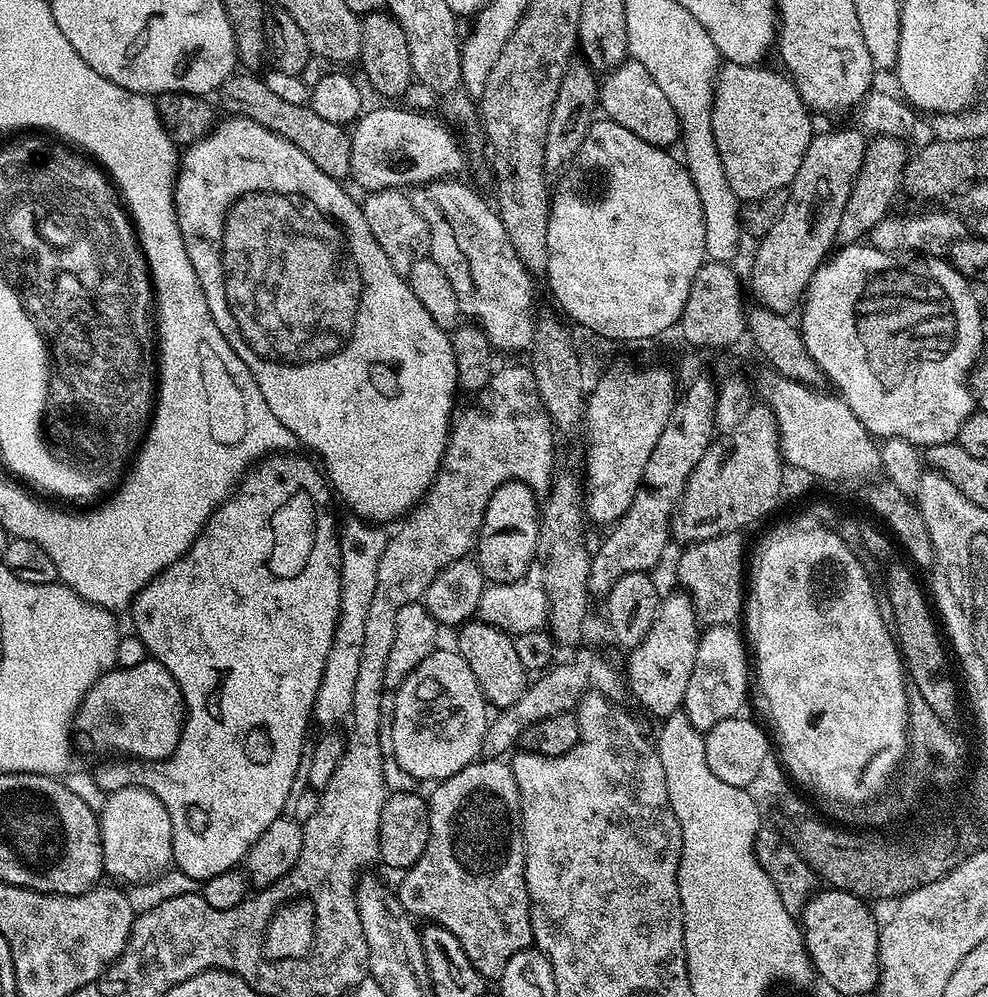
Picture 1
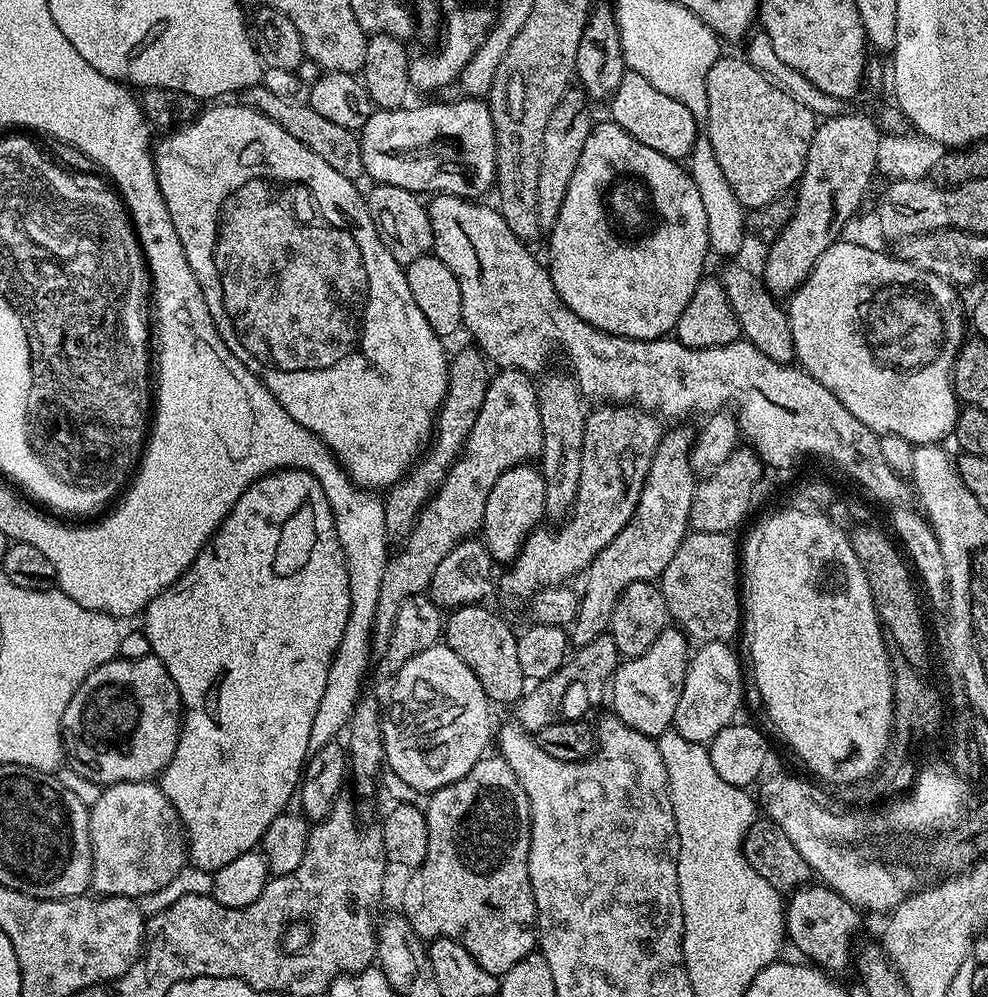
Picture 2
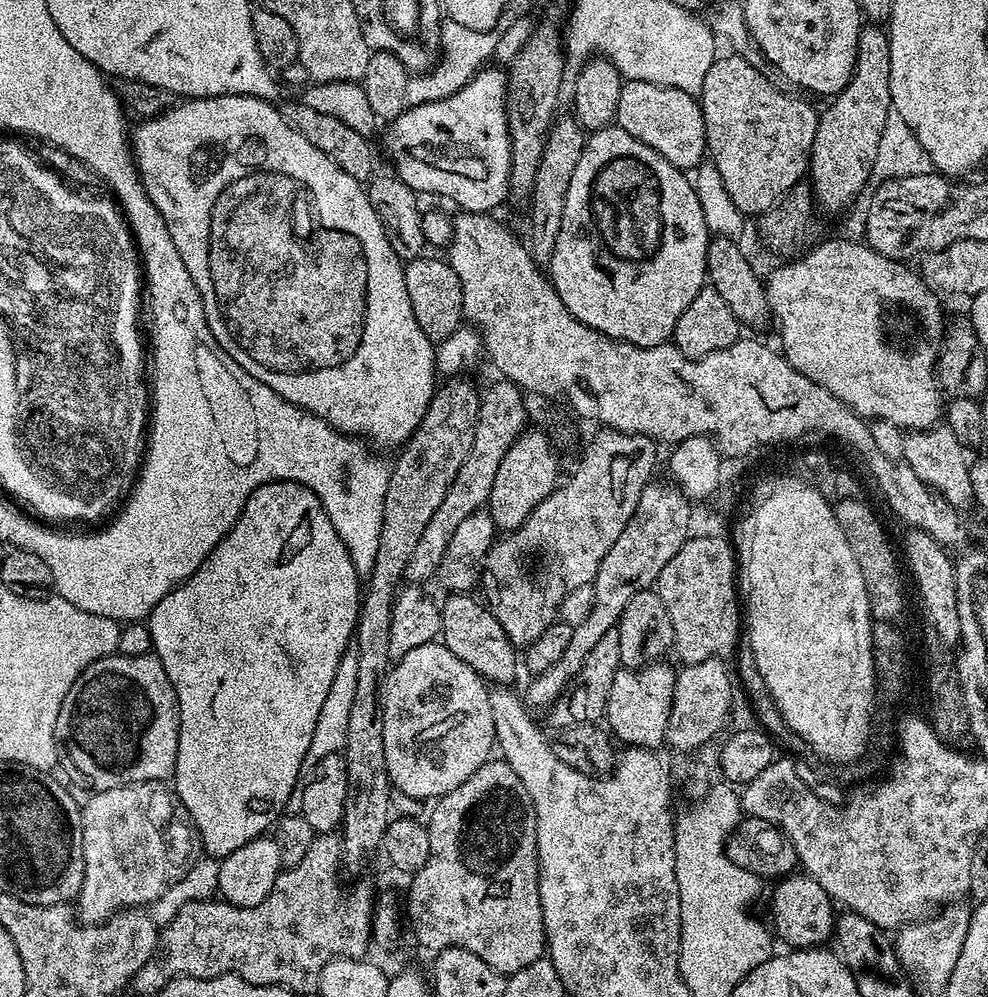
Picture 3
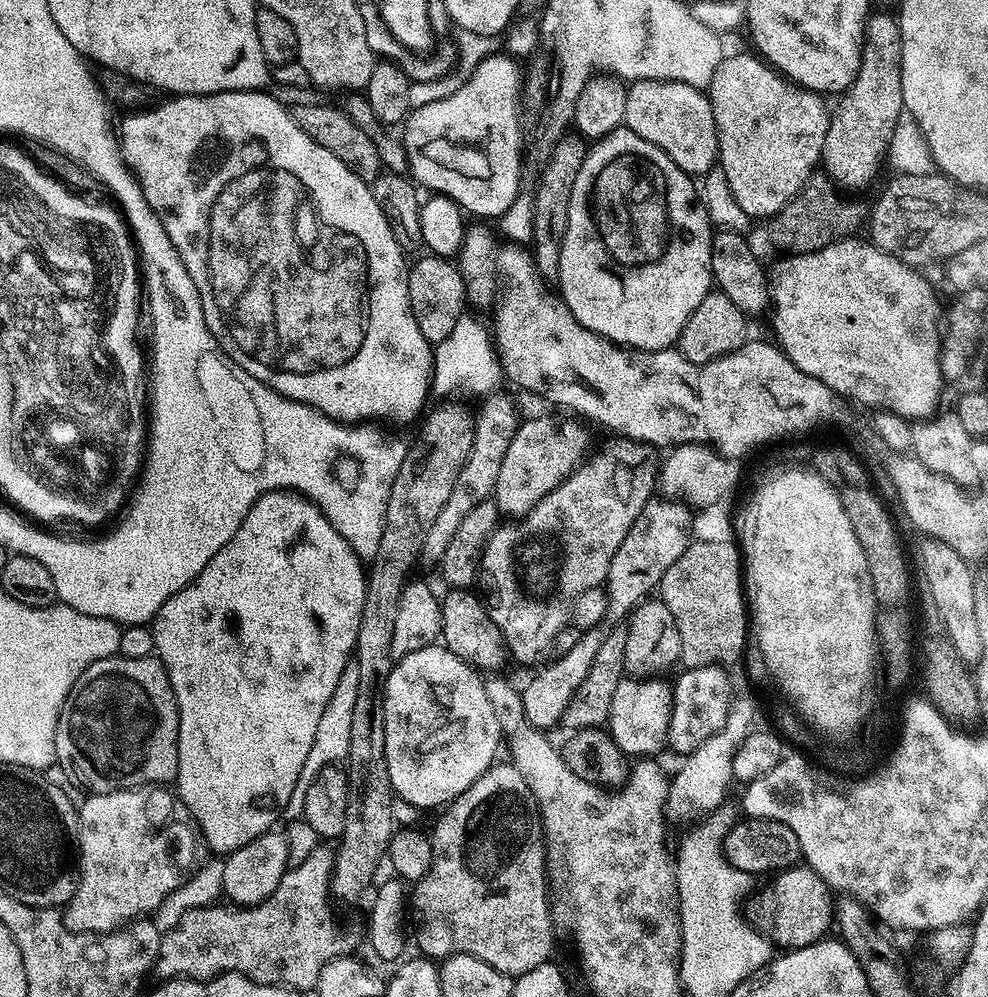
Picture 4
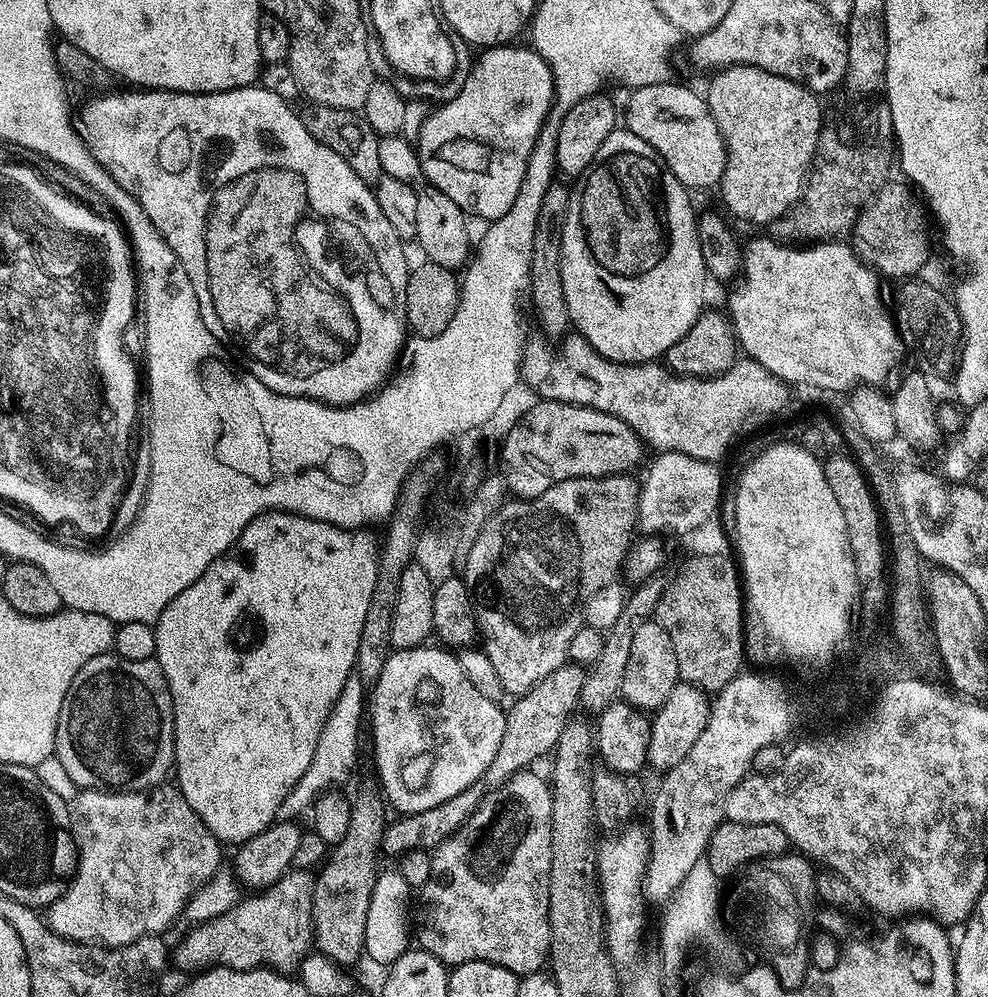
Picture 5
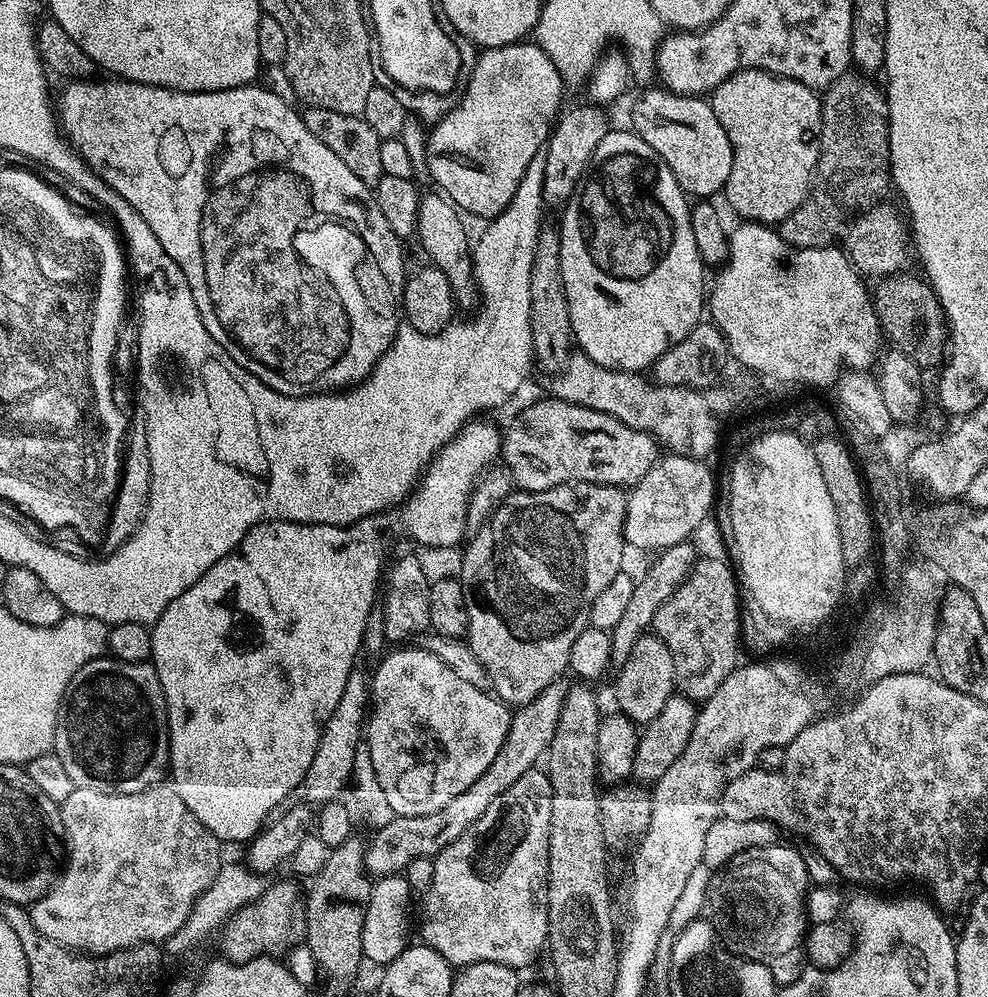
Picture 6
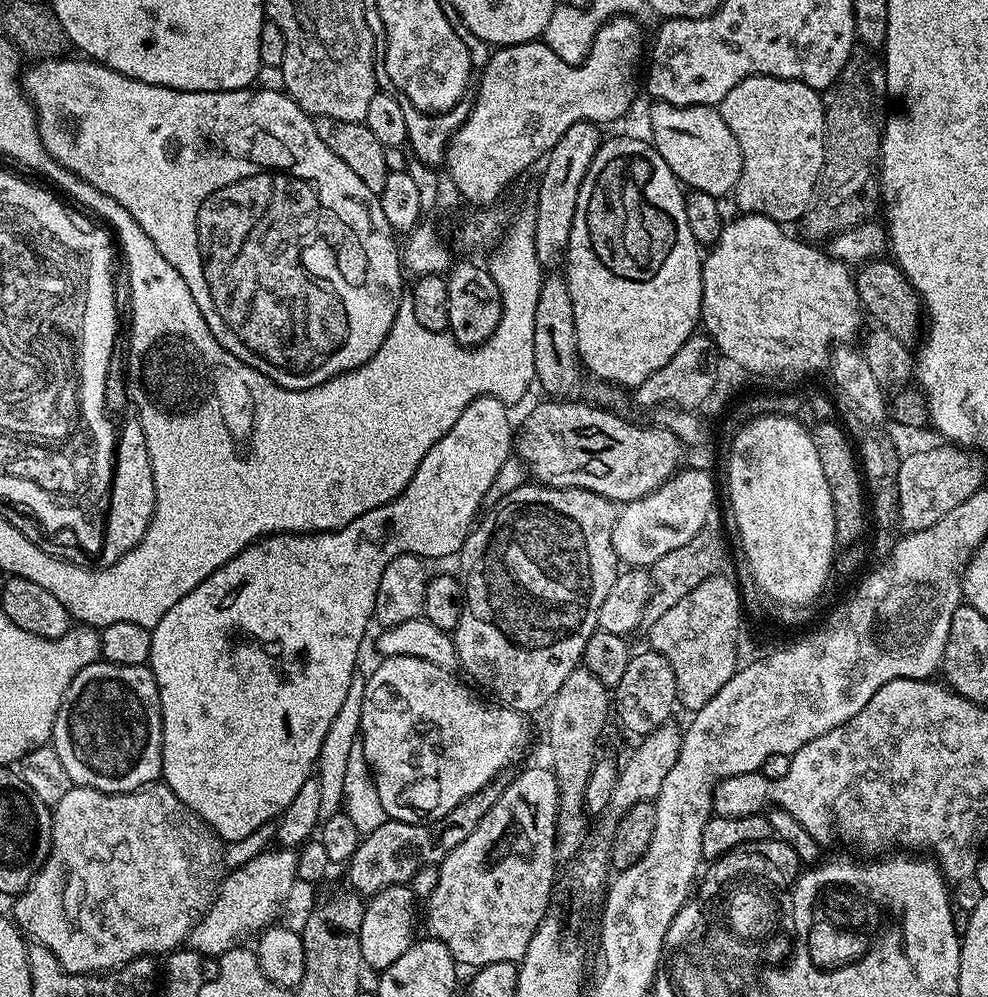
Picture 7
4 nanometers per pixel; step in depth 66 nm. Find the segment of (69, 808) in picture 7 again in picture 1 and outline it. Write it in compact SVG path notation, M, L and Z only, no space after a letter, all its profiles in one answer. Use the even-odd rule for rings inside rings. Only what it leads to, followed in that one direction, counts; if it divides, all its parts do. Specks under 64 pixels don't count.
M120 788L107 797L105 806L98 812L100 821L100 841L104 851L104 871L110 877L124 886L148 884L151 880L158 879L173 867L172 858L172 823L170 814L166 814L166 806L158 802L153 792L144 788Z

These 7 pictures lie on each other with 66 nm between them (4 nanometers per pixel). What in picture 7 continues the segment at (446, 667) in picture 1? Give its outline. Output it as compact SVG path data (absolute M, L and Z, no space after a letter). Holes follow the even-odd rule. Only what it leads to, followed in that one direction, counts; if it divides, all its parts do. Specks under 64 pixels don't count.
M389 656L379 661L381 664L369 675L364 682L364 697L362 698L362 722L360 723L360 739L365 743L366 762L372 772L373 780L377 784L378 797L381 798L382 807L387 819L401 820L402 822L414 822L426 824L430 820L437 820L454 806L458 806L466 798L470 798L478 790L482 790L505 771L504 767L515 758L516 752L524 748L528 740L528 728L524 725L525 713L516 712L513 708L501 706L499 703L487 704L476 692L471 692L456 672L447 672L442 666L434 666L434 662L426 662L422 658L406 658L405 656Z

